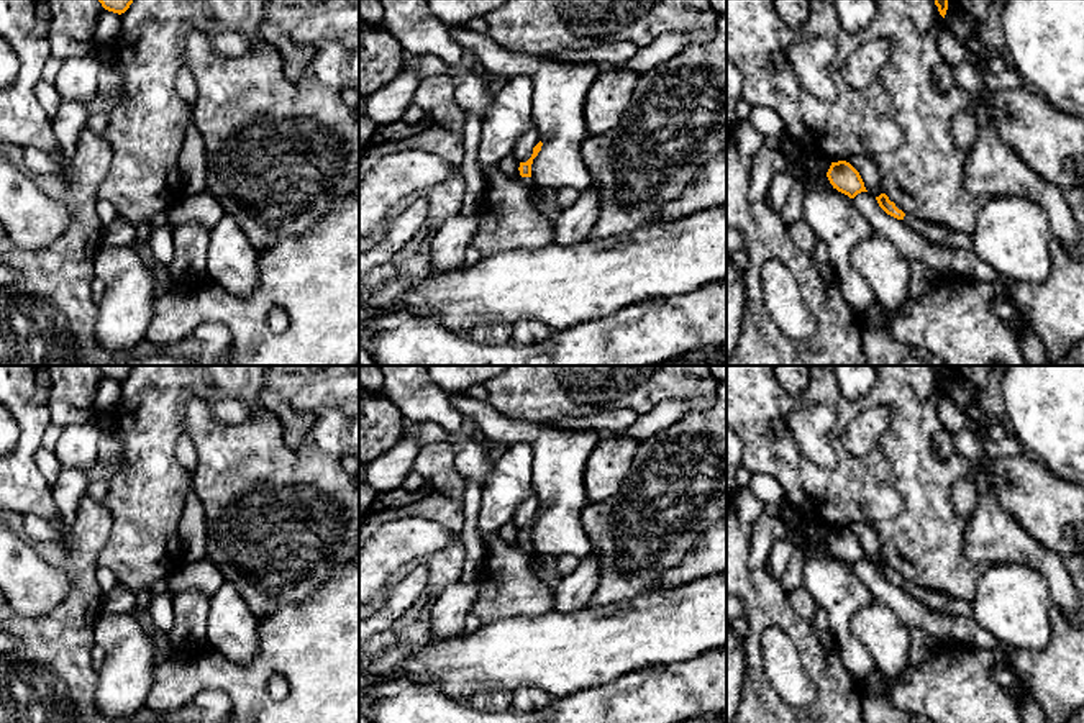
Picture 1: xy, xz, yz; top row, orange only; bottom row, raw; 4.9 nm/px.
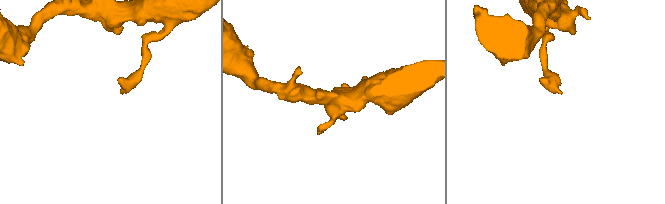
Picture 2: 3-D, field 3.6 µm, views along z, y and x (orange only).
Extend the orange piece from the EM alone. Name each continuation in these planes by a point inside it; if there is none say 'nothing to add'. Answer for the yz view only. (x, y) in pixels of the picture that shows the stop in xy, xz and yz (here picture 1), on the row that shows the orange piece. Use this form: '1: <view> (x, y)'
1: yz (940, 235)

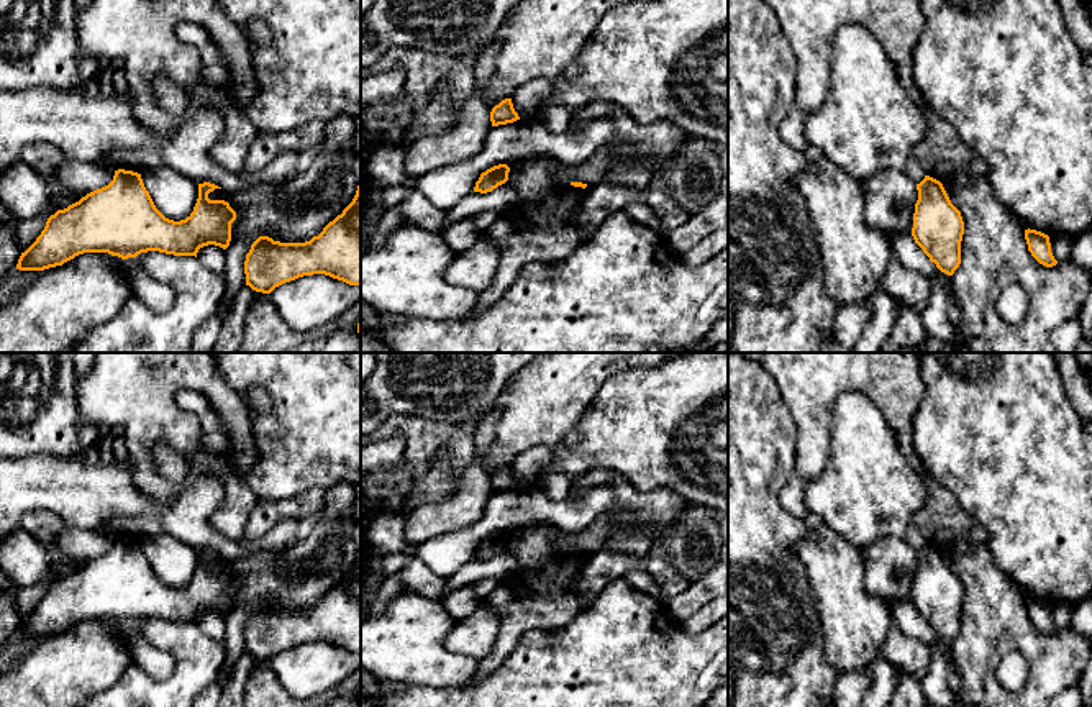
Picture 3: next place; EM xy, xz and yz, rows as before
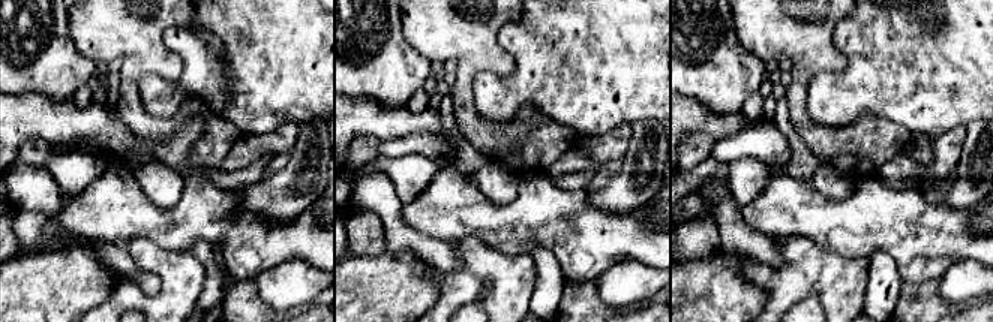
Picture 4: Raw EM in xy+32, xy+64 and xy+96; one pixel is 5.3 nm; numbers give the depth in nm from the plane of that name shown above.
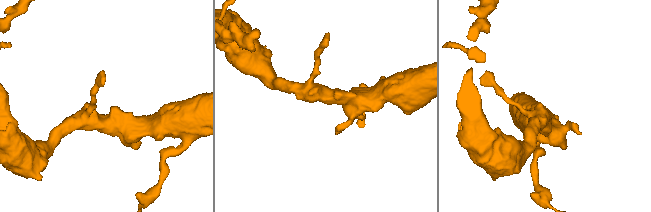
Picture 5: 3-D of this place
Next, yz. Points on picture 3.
nothing to add

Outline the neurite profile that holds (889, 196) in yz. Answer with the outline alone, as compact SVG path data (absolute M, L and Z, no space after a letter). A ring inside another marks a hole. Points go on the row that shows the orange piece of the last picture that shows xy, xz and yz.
M899 169L877 171L861 182L864 190L864 221L892 241L895 233L912 235L917 184Z

